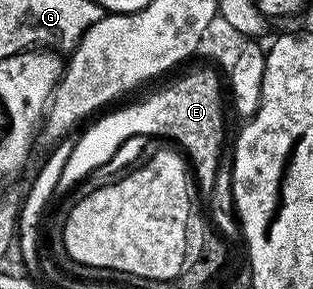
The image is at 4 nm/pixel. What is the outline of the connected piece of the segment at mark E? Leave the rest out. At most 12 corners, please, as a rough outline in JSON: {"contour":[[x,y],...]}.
{"contour":[[199,69],[99,120],[99,161],[130,137],[172,137],[215,187],[223,93]]}

